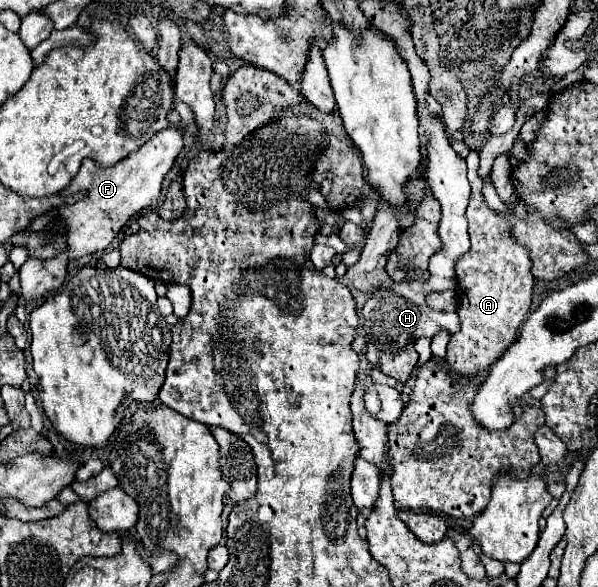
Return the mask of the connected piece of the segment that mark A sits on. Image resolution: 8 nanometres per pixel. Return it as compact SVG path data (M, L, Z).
M471 151L467 161L467 178L471 186L471 199L465 211L469 221L471 249L457 261L457 315L461 329L451 335L447 343L447 365L459 377L477 377L487 371L515 341L519 327L531 307L533 273L529 249L519 245L513 237L513 227L507 219L495 215L483 199L483 179L479 177L479 153Z

